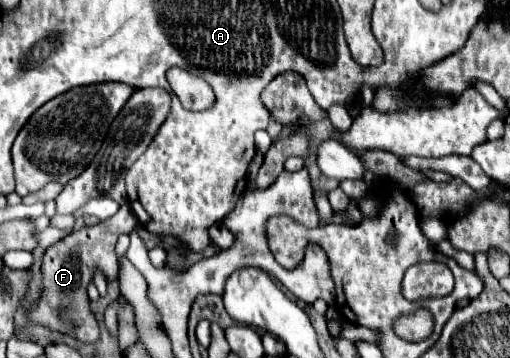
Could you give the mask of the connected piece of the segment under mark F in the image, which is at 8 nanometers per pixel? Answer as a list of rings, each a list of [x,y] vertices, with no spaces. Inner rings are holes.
[[[129,204],[121,206],[117,214],[107,220],[101,220],[93,226],[83,226],[73,230],[69,236],[47,248],[41,274],[43,274],[43,296],[27,310],[27,320],[41,324],[49,330],[75,336],[81,342],[95,342],[99,338],[97,320],[89,308],[87,286],[93,280],[95,272],[103,272],[107,280],[117,280],[117,254],[115,244],[121,232],[129,232],[138,223]]]

